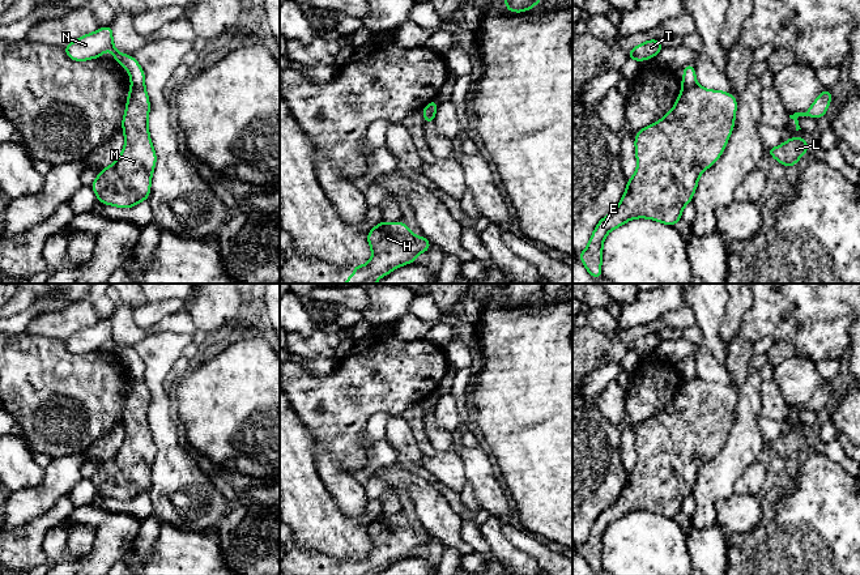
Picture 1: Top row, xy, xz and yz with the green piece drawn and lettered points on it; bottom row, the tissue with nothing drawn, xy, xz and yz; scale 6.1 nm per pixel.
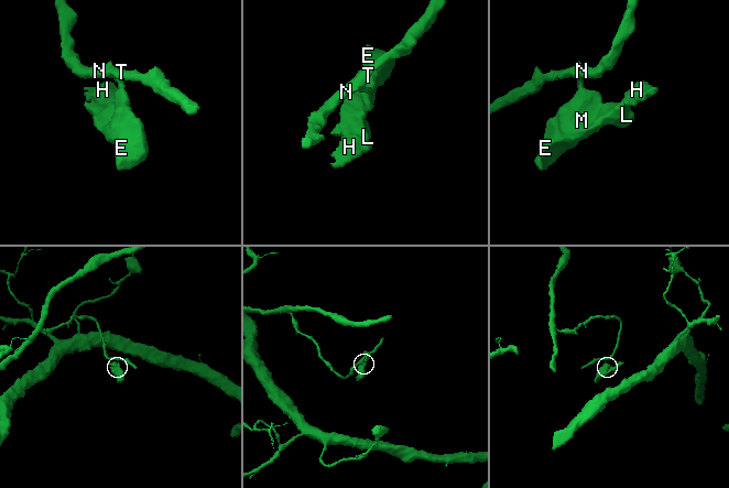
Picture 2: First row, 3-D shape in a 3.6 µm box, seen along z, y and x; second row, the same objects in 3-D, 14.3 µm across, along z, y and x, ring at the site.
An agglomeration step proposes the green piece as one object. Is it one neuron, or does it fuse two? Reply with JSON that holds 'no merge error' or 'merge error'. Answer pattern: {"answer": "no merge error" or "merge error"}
{"answer": "merge error"}

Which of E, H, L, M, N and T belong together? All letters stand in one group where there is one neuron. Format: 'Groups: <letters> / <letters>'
Groups: E H L M / N T

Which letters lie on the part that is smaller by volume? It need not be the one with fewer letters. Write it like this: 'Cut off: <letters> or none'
Cut off: E, H, L, M

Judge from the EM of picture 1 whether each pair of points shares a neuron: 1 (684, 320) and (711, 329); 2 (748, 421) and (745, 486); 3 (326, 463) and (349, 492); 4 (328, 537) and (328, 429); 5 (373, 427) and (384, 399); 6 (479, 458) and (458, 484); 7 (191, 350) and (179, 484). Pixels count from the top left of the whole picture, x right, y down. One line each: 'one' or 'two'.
1: two
2: two
3: one
4: two
5: two
6: two
7: two

